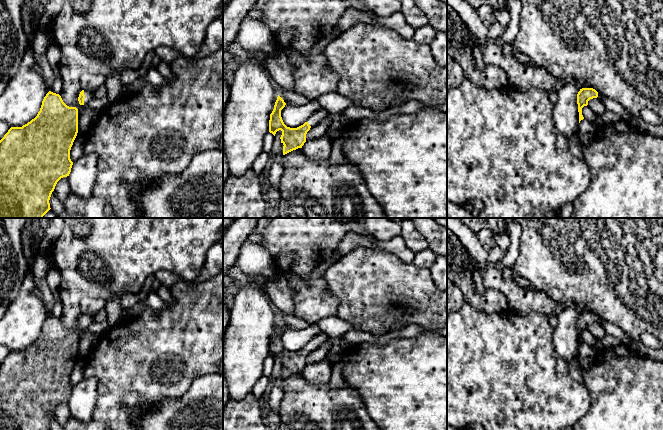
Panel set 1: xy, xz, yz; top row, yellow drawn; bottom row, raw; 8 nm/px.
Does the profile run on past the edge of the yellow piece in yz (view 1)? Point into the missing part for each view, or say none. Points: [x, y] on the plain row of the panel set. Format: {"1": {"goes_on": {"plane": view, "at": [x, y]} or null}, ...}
{"1": {"goes_on": null}}

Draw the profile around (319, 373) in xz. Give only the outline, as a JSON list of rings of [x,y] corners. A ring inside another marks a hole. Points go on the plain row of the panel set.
[[[324,359],[317,363],[306,365],[302,370],[302,374],[308,383],[319,386],[330,381],[331,371],[332,363],[329,360]]]

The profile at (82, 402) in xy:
[[[84,377],[77,385],[73,386],[68,400],[70,415],[80,422],[90,422],[97,398],[97,380],[94,377]]]

